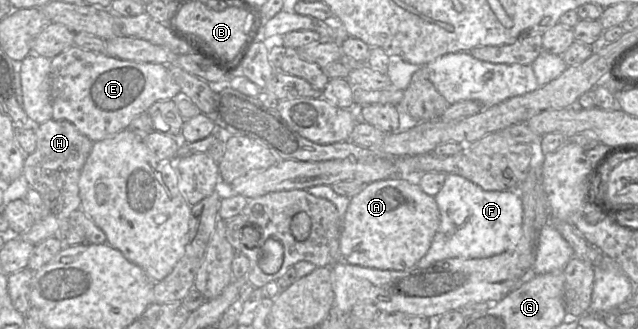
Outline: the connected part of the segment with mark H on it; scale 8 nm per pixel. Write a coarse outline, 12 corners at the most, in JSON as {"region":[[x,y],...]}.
{"region":[[67,120],[37,125],[23,175],[44,215],[18,235],[56,237],[81,208],[94,143]]}

